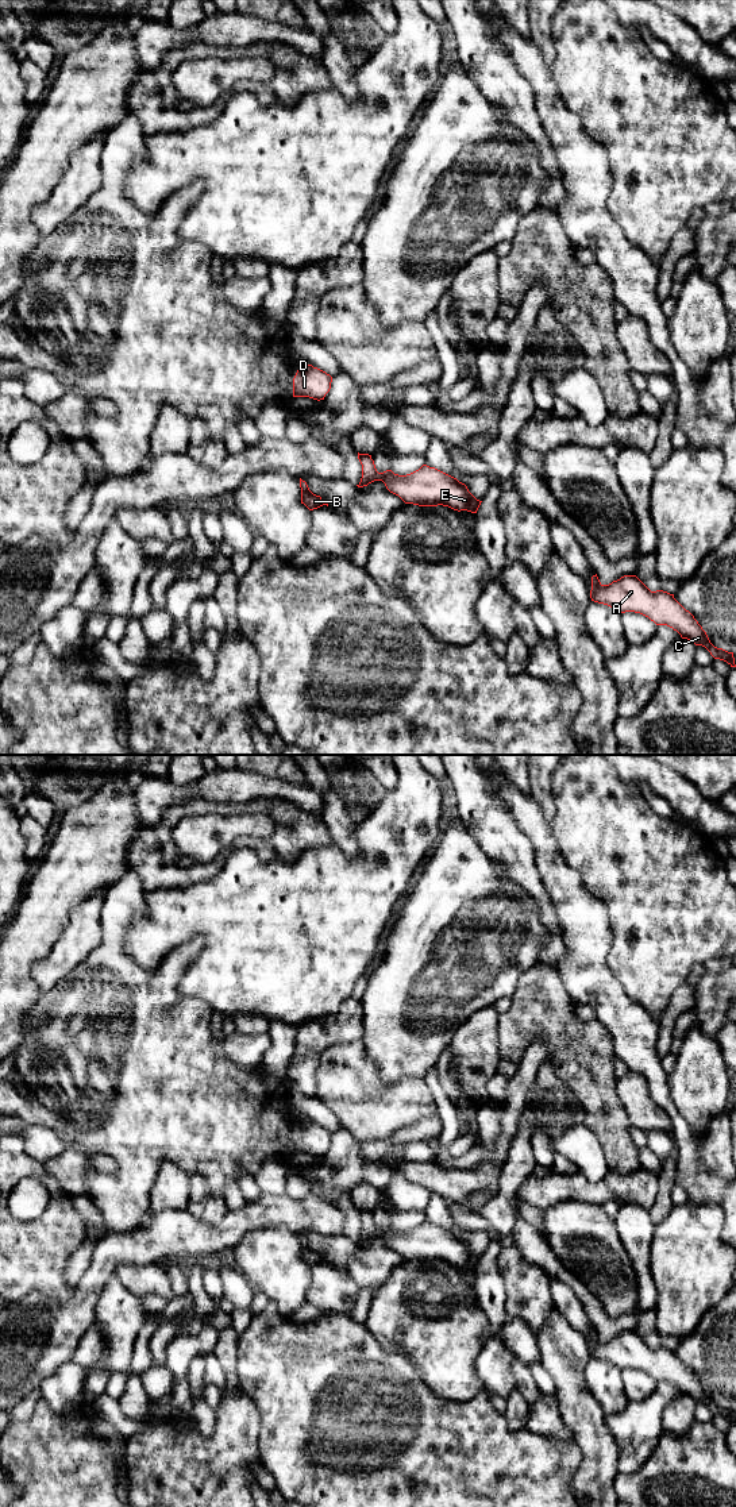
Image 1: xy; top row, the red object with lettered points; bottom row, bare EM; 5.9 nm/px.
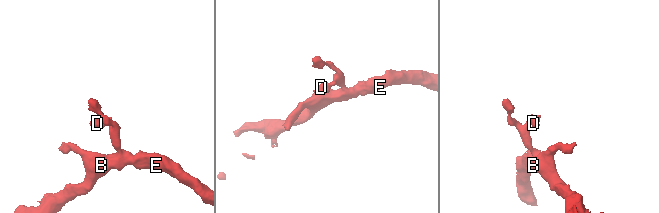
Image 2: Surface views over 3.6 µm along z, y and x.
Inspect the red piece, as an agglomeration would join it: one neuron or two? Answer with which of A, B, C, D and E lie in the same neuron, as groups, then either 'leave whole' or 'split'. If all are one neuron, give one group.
A B C D E | leave whole

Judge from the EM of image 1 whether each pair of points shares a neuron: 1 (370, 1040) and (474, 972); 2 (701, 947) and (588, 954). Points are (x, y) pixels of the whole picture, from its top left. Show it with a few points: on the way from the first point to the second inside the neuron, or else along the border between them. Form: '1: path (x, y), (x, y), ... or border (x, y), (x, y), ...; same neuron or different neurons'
1: path (396, 1039), (449, 998); same neuron
2: border (609, 920), (612, 947), (607, 964), (620, 982); different neurons

